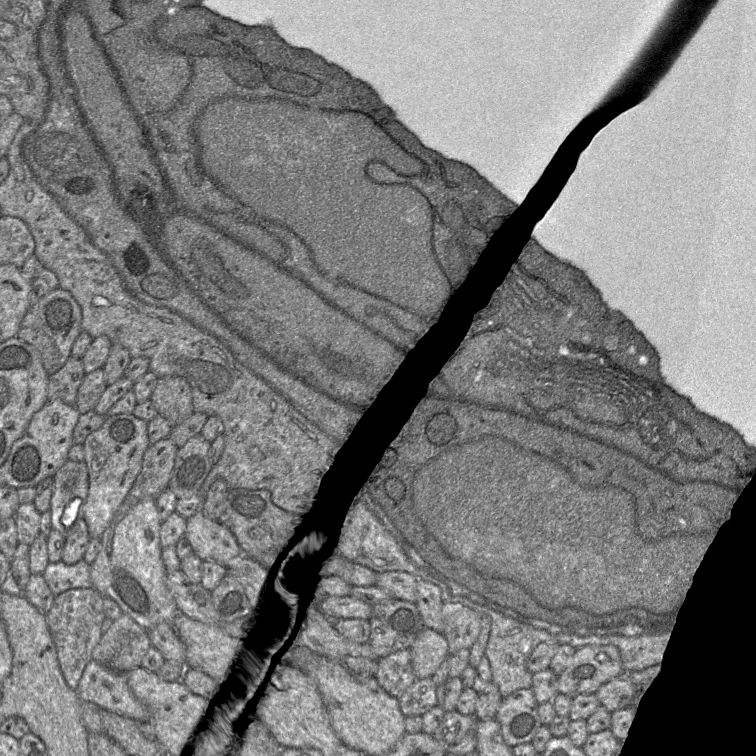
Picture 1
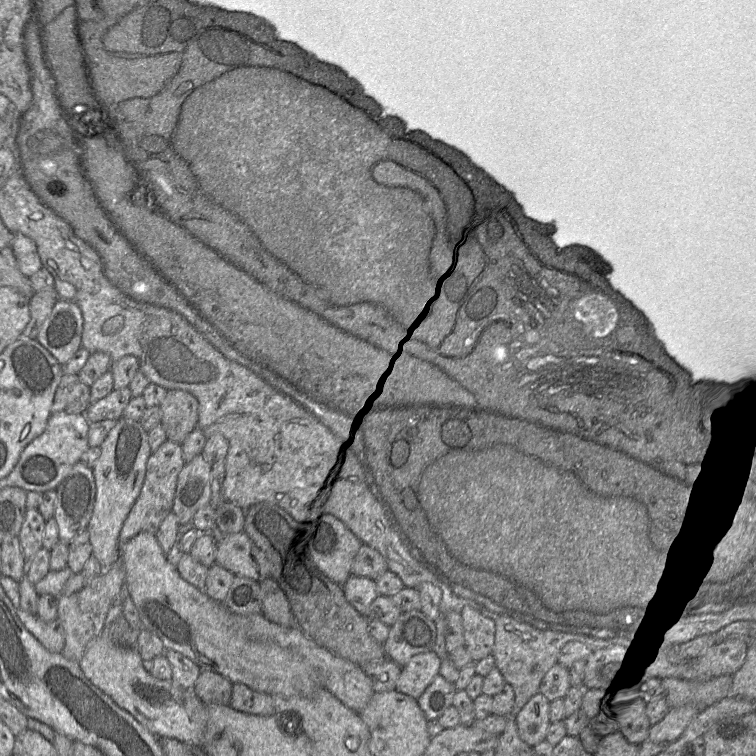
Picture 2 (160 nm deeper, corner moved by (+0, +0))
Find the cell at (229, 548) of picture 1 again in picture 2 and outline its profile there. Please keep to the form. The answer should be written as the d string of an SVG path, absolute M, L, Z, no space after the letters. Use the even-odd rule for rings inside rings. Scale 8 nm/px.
M243 530L216 543L215 563L235 576L256 581L272 576L265 554Z

